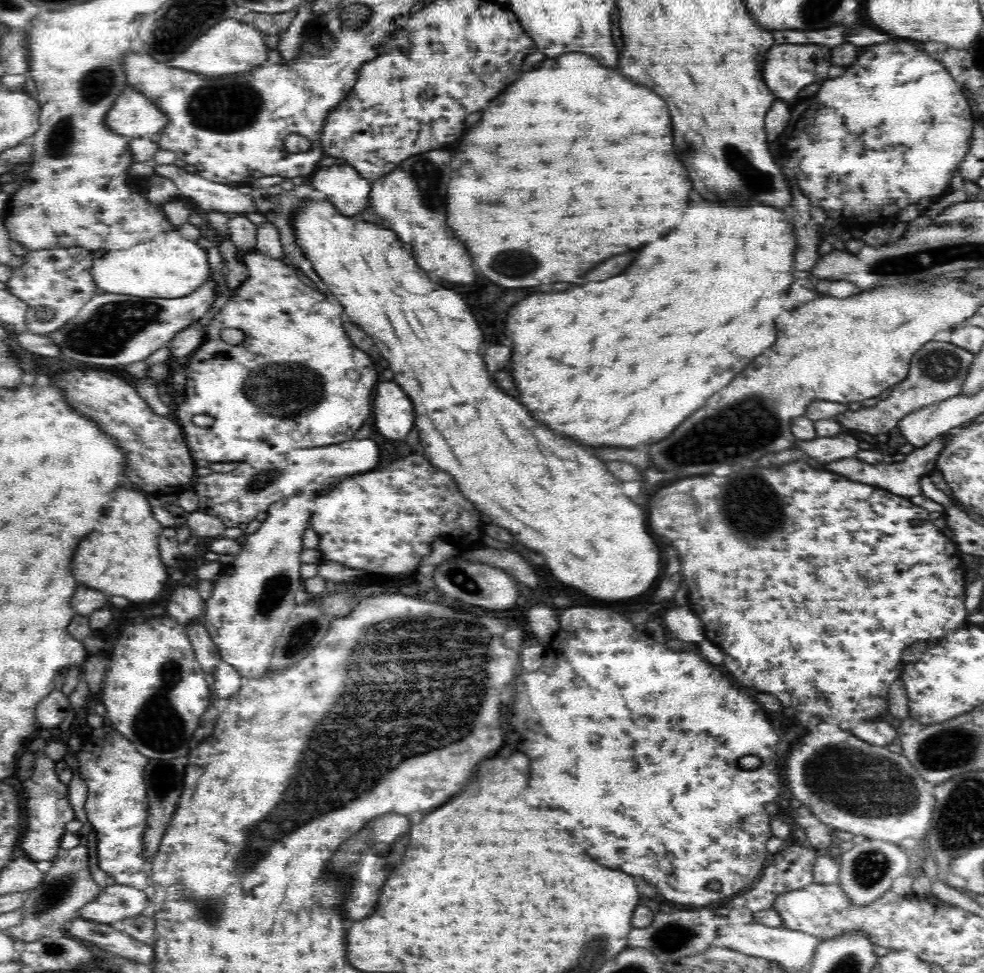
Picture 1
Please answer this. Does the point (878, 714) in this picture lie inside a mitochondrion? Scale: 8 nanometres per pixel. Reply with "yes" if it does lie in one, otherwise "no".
no

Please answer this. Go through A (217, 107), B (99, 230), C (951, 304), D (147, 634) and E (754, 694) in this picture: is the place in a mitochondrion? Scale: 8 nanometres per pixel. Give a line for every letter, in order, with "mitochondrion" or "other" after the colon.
A: mitochondrion
B: other
C: other
D: other
E: other

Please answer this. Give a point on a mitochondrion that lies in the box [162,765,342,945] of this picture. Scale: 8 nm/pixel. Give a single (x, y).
(210, 909)

